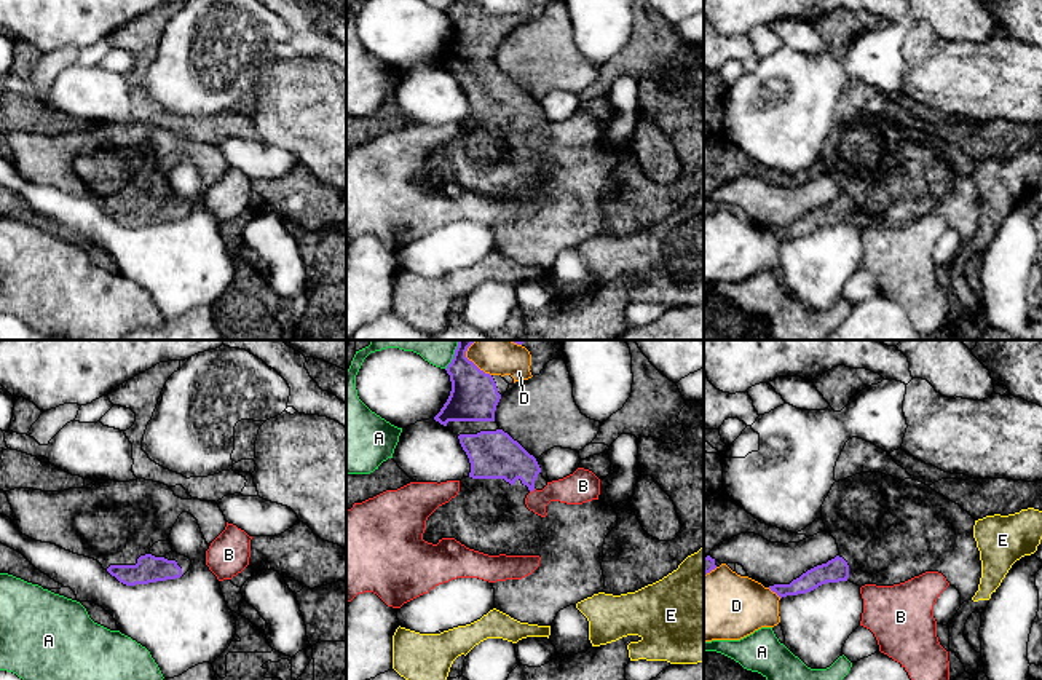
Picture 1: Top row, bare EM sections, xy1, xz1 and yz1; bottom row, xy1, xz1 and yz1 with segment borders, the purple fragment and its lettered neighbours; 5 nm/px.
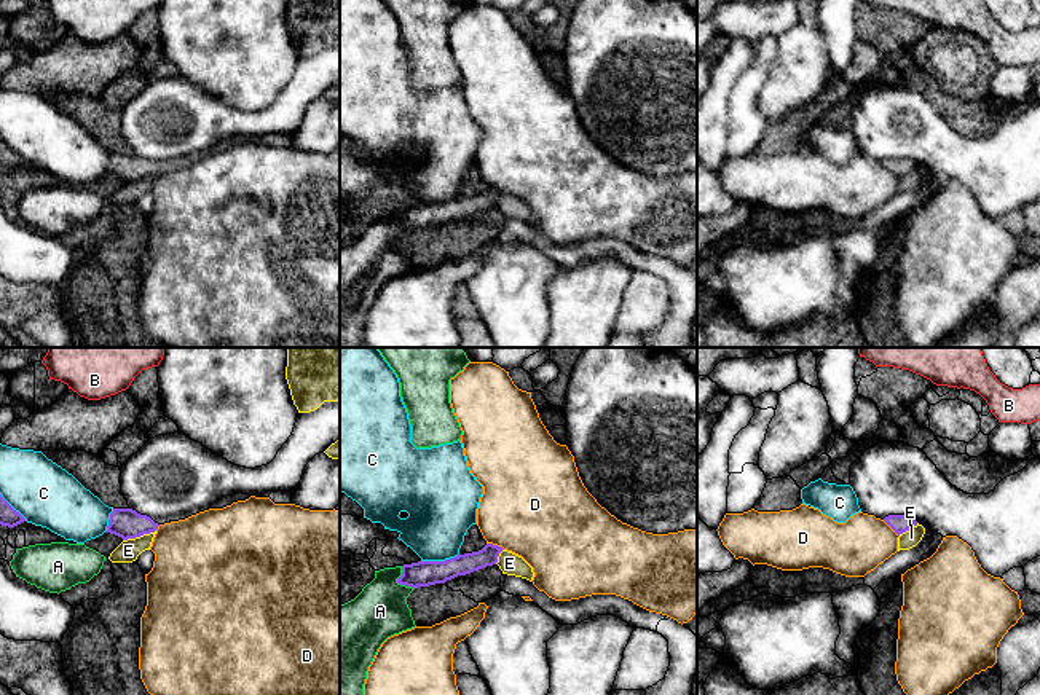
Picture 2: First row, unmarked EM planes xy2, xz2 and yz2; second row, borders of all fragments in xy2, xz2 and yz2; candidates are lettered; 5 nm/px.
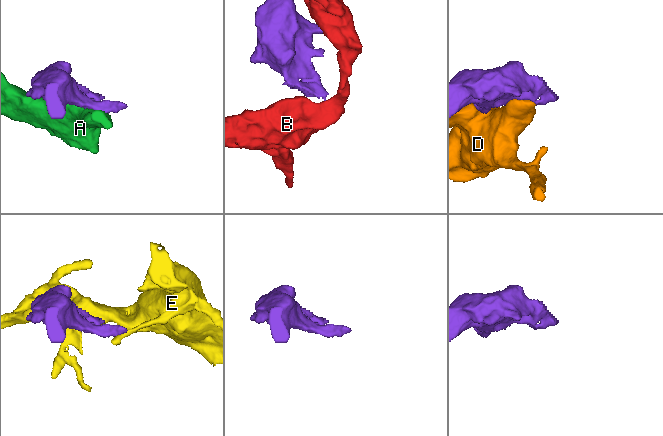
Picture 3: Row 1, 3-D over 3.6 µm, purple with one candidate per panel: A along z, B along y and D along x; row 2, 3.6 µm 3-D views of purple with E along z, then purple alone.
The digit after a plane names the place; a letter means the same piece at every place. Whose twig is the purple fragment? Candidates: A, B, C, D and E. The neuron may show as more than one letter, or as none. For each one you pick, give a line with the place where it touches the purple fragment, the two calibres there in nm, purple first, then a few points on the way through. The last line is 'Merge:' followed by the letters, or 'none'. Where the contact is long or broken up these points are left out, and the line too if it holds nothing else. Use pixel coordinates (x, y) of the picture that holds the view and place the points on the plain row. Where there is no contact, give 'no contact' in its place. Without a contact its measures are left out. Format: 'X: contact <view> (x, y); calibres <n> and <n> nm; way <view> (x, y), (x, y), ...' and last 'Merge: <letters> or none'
Merge: none

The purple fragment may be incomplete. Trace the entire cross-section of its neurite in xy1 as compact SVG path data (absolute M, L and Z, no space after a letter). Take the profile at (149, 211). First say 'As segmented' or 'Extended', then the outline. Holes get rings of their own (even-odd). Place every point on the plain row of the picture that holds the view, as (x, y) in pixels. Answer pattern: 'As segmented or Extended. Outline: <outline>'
Extended. Outline: M145 121L99 123L91 131L64 134L14 131L6 137L13 152L13 164L22 177L94 201L126 228L176 222L190 212L191 203L174 193L164 200L150 196L155 185L171 184L171 172L182 155L198 163L209 188L227 169L225 158L215 144L182 142L168 128Z

